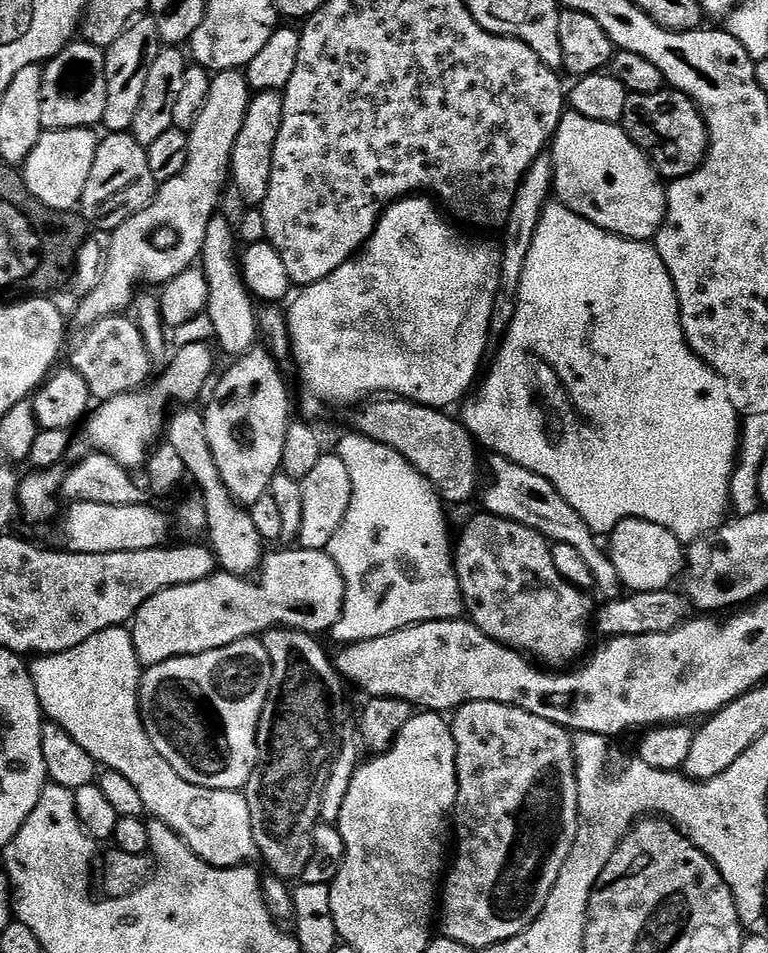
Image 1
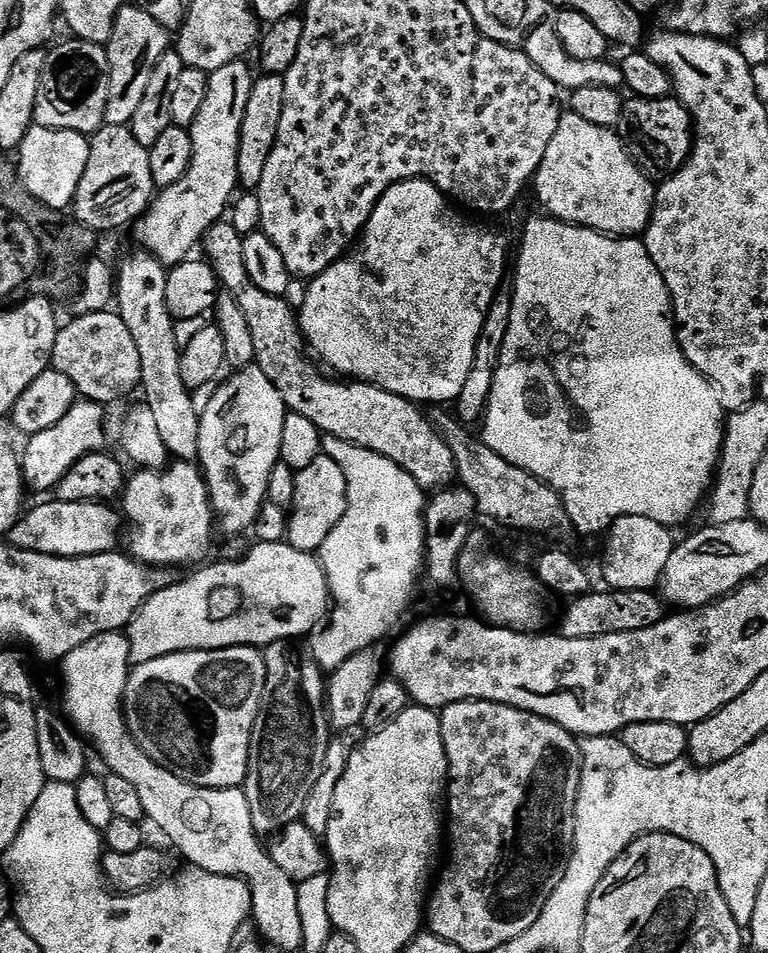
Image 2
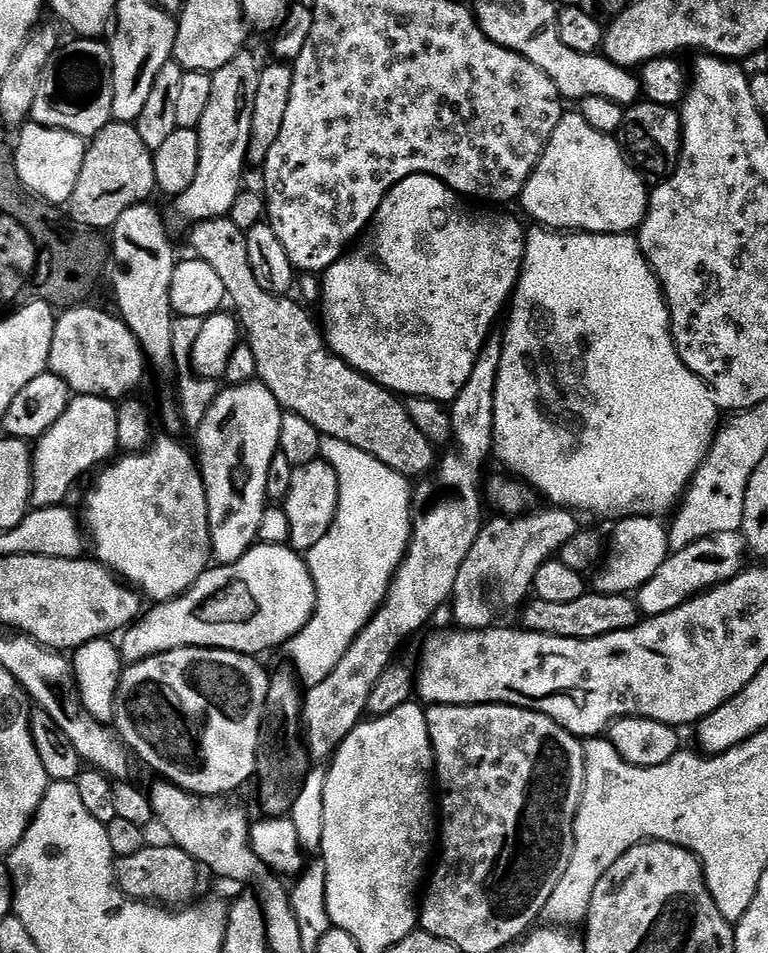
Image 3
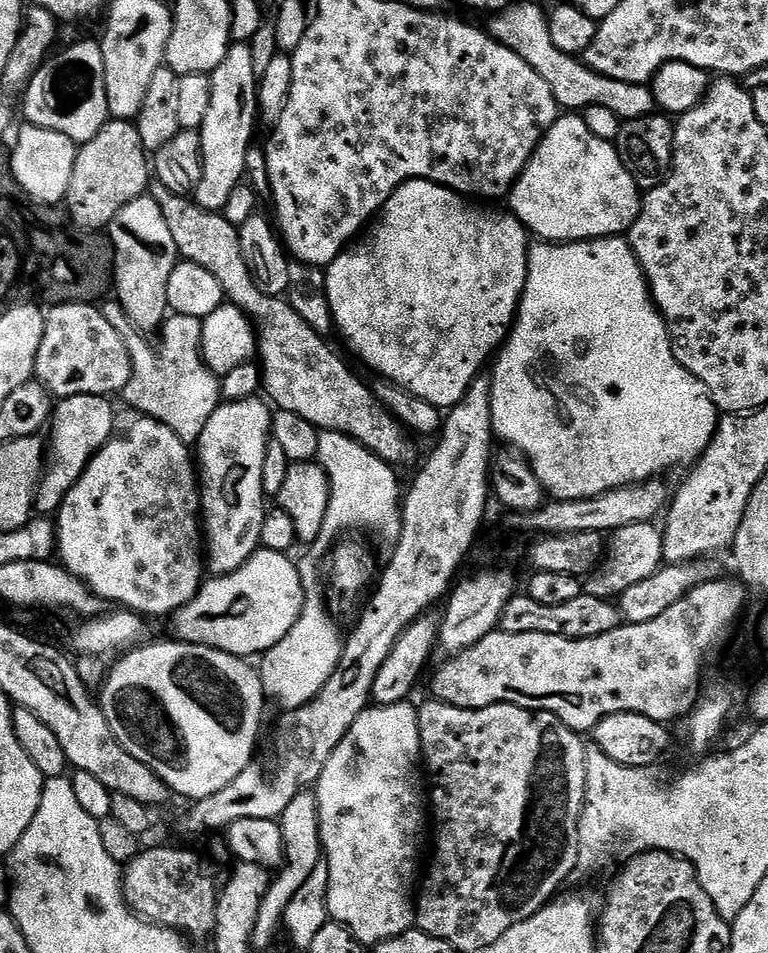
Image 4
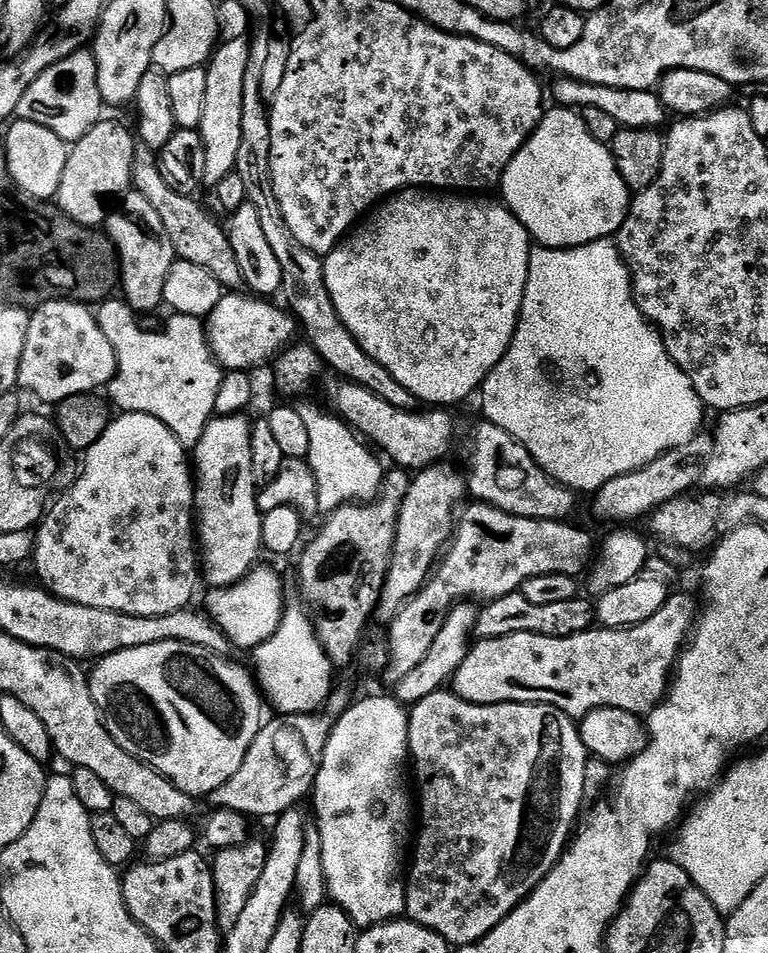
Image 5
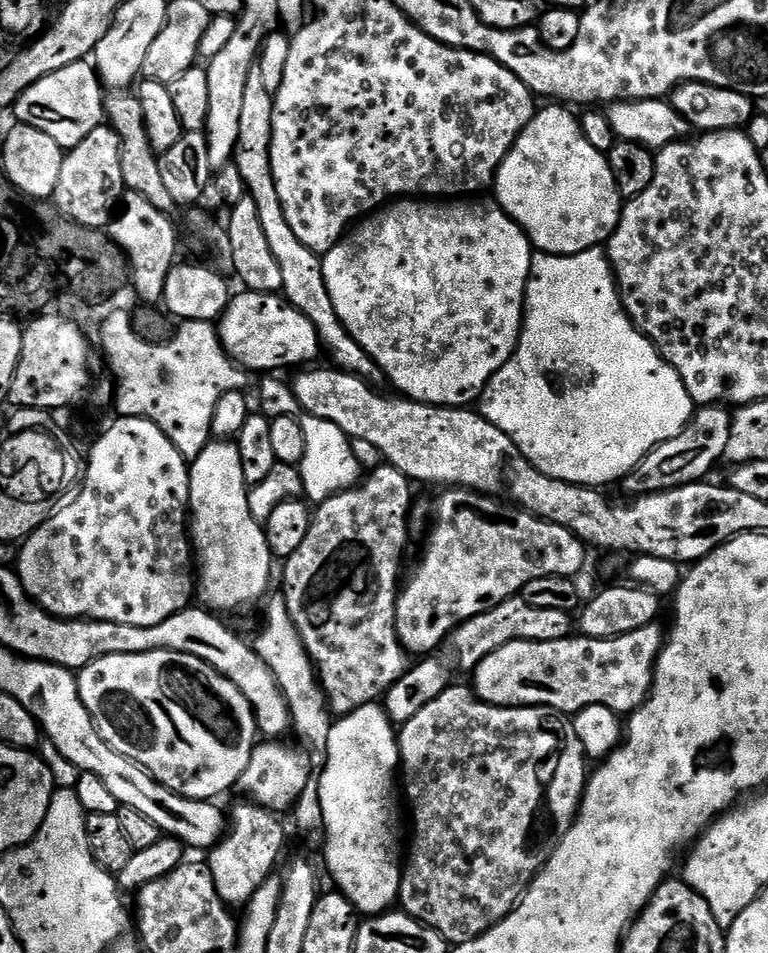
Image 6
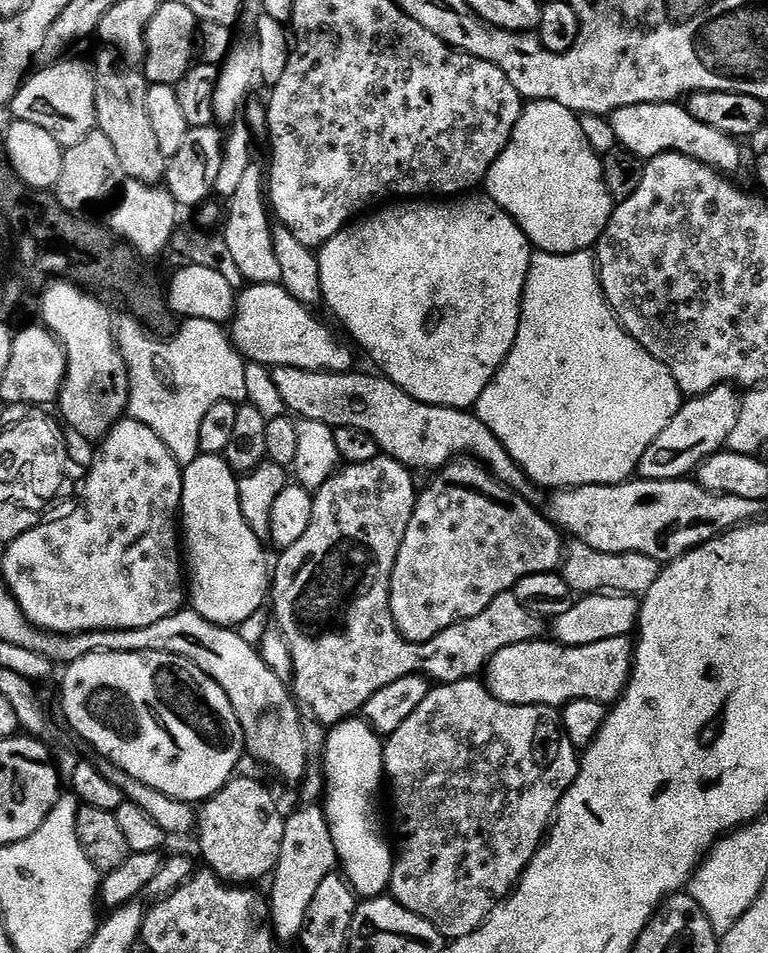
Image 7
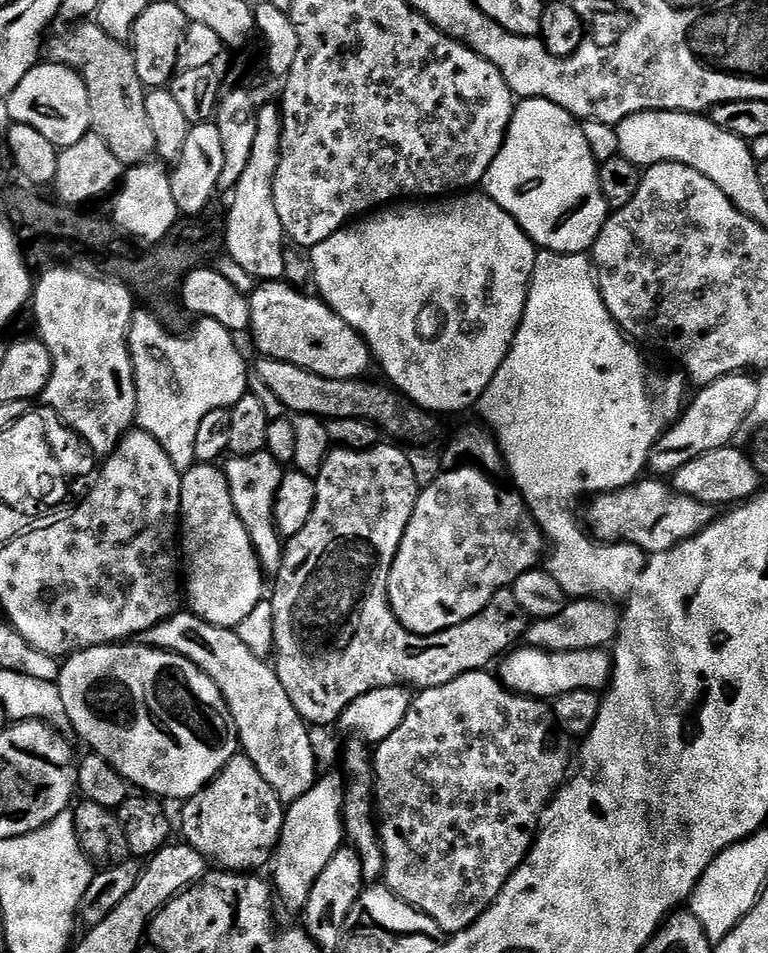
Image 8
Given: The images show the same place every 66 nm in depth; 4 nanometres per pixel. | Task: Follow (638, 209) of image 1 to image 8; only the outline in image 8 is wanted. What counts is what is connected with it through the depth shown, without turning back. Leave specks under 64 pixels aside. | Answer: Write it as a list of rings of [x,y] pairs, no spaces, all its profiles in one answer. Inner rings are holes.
[[[524,98],[517,103],[516,108],[512,112],[512,121],[508,127],[506,138],[502,142],[494,162],[490,162],[490,170],[486,170],[482,181],[482,188],[490,199],[498,202],[498,206],[502,206],[502,210],[506,210],[506,214],[510,214],[510,218],[514,218],[514,222],[518,222],[520,229],[530,237],[537,249],[546,252],[559,252],[565,256],[578,256],[587,253],[591,249],[593,242],[598,238],[602,226],[610,215],[610,209],[606,198],[602,194],[602,186],[600,185],[600,169],[594,154],[590,154],[590,142],[586,142],[586,134],[584,133],[581,121],[577,120],[575,116],[570,115],[562,106],[558,106],[552,100]]]

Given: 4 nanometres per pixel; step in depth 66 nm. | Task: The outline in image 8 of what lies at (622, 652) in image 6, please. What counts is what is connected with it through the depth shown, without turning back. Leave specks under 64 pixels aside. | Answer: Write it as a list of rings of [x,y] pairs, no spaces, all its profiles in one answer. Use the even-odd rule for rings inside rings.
[[[520,646],[499,661],[498,679],[517,696],[530,696],[547,701],[574,690],[599,693],[612,679],[612,657],[605,649],[587,648],[577,652],[543,652],[540,648]],[[549,696],[549,697],[548,697]]]

